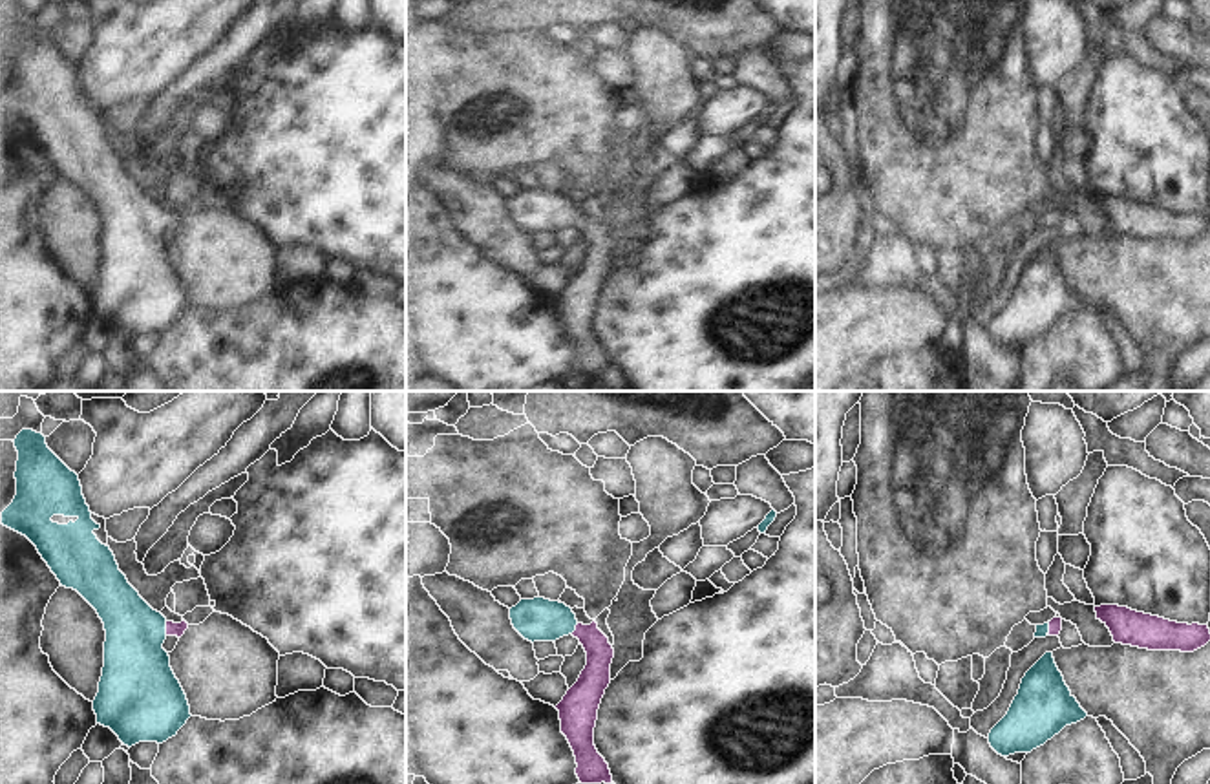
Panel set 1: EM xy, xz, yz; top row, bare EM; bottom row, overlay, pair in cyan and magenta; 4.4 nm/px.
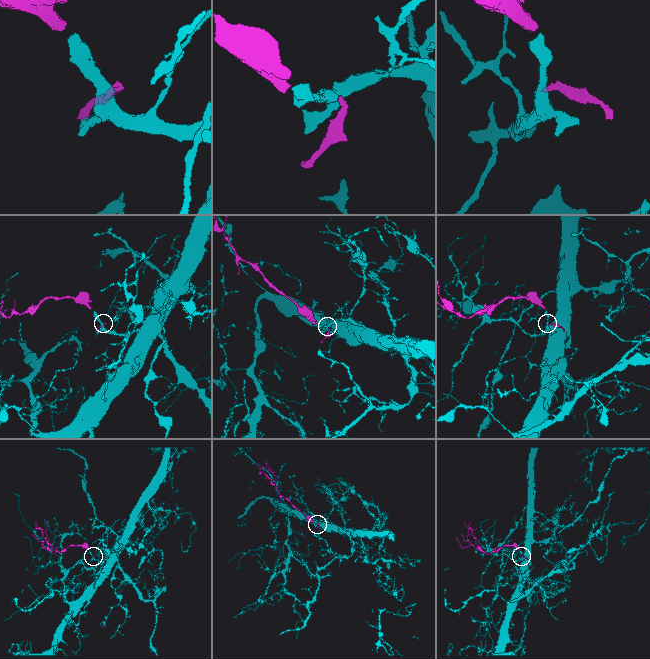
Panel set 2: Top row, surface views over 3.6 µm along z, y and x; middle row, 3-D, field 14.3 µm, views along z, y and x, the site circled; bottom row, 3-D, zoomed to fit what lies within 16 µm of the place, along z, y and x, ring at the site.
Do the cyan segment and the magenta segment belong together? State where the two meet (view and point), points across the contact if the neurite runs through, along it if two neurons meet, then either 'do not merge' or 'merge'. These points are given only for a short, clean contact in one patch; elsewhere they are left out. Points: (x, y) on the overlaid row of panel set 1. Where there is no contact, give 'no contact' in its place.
meets cyan in xy at (165, 629); runs through xy (137, 678), (137, 656), (165, 629), (172, 629); merge

